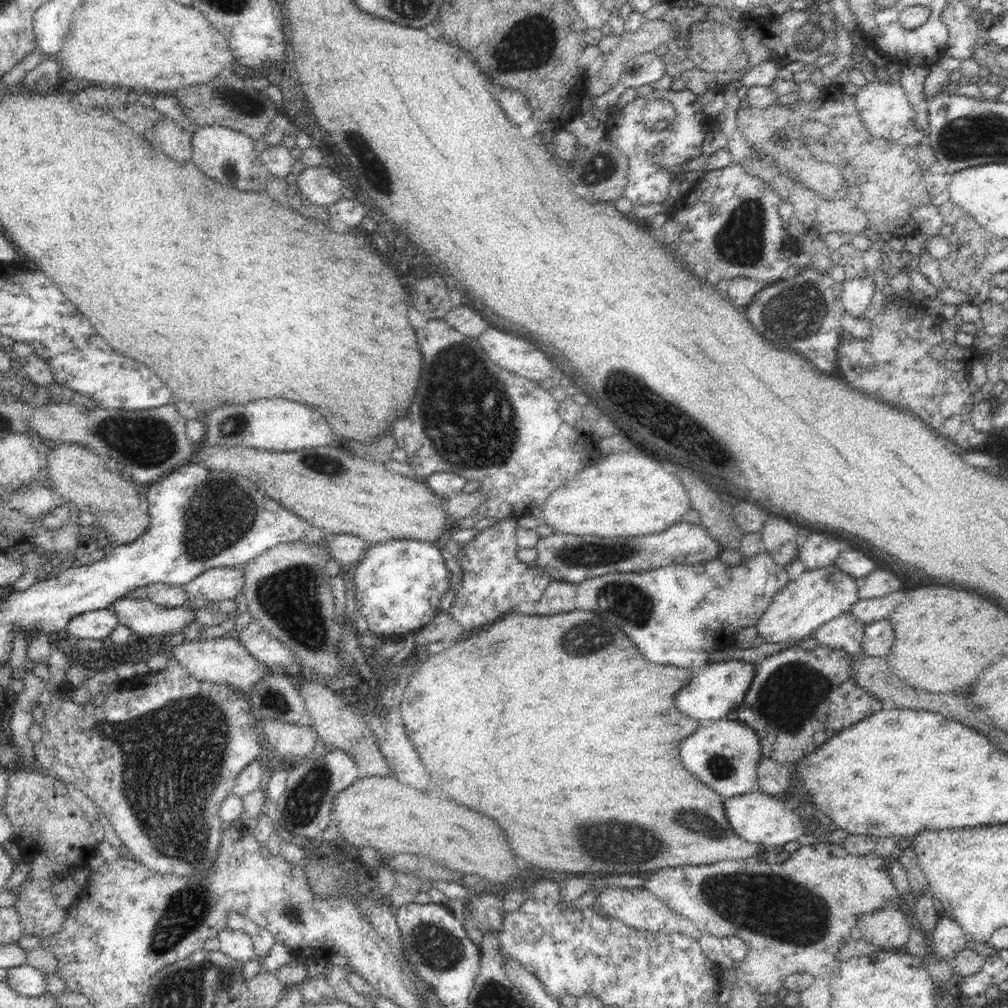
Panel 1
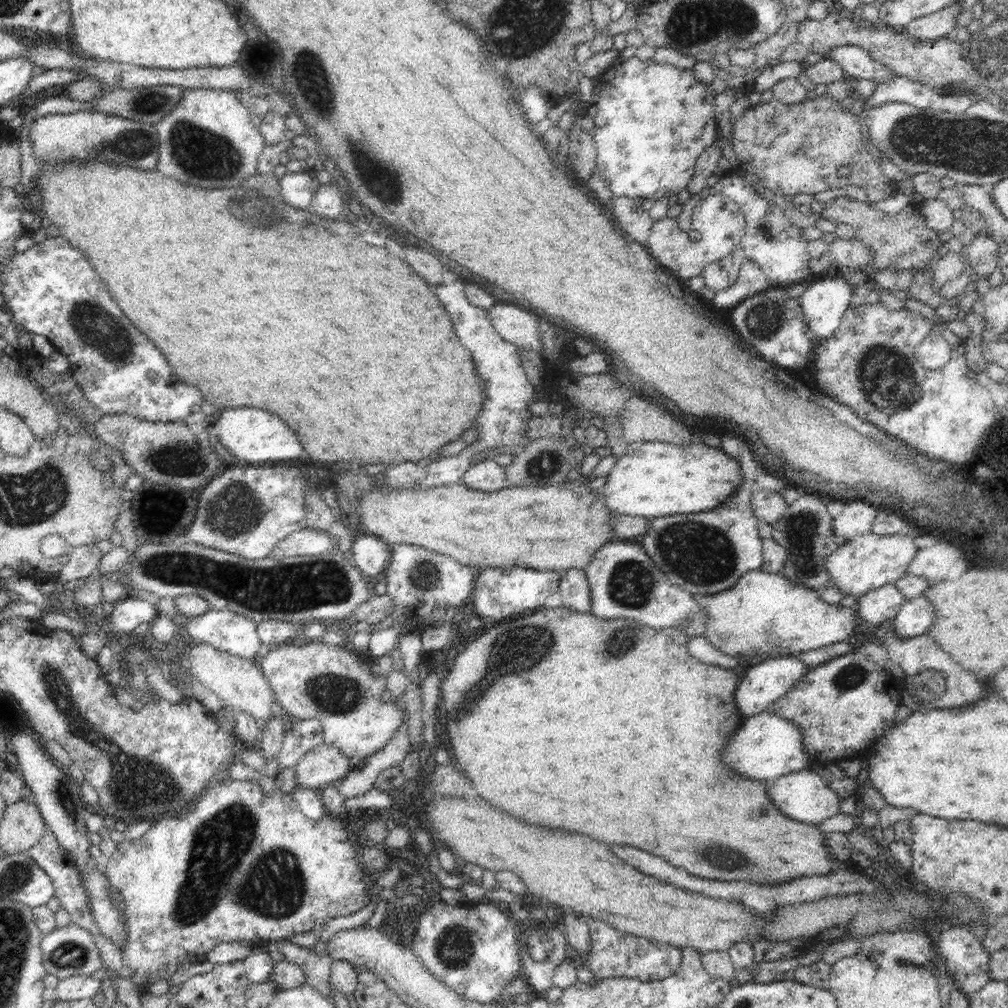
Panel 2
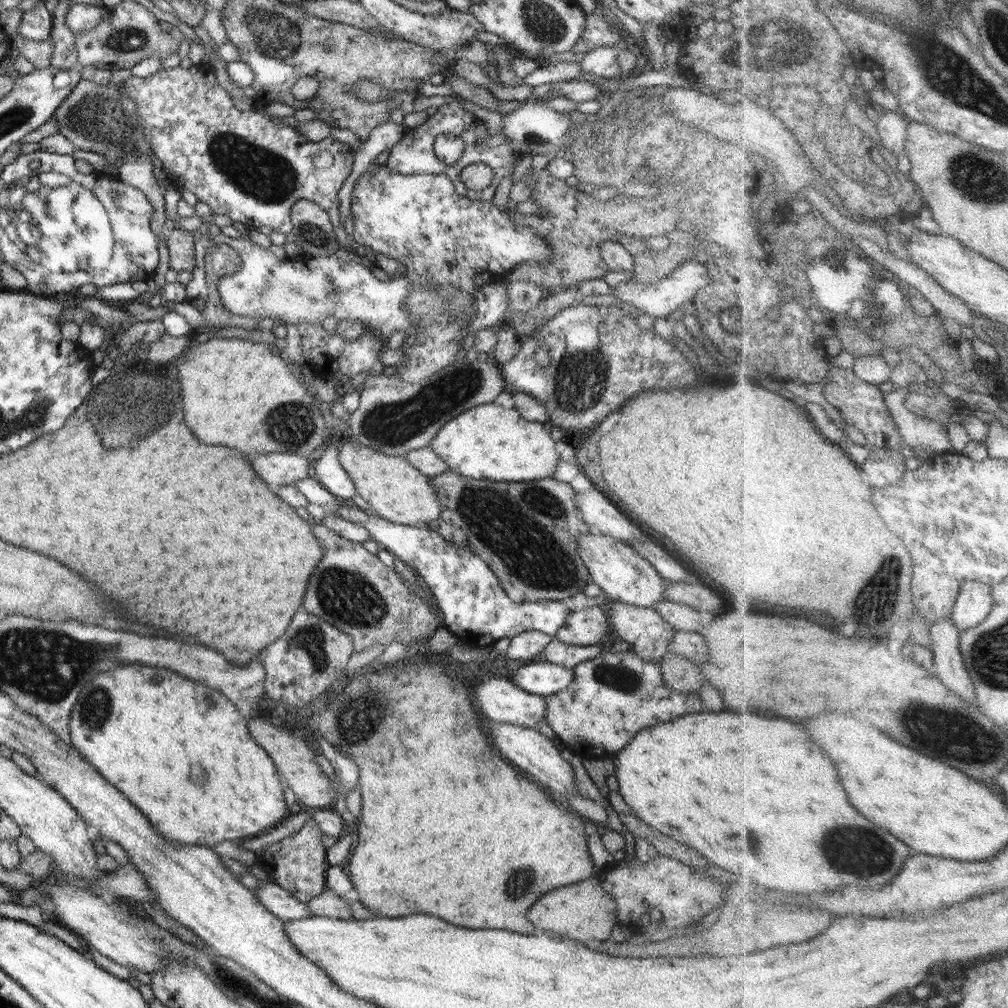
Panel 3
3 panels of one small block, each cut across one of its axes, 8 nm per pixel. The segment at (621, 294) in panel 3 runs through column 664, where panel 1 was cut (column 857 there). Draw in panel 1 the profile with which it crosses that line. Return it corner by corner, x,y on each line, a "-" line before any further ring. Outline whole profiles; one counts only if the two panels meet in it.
870,268
863,277
844,279
840,293
843,312
857,320
870,306
874,292
876,292
876,282
874,282
874,275

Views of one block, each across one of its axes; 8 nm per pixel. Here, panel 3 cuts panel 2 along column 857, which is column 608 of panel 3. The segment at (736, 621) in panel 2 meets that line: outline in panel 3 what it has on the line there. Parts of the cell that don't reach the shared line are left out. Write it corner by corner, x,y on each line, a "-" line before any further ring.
592,605
570,612
564,626
558,629
555,638
572,646
598,644
608,634
609,610
603,605

